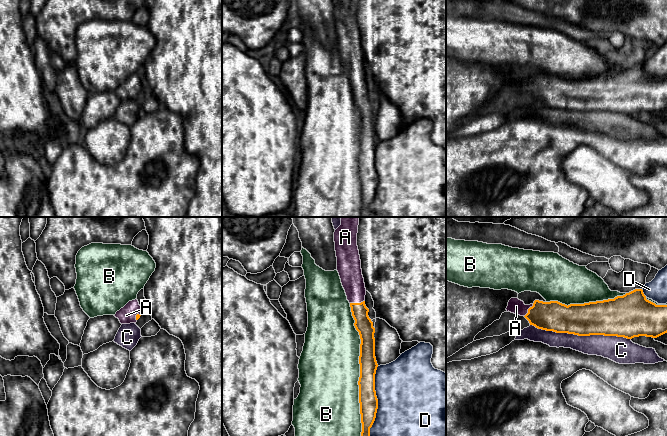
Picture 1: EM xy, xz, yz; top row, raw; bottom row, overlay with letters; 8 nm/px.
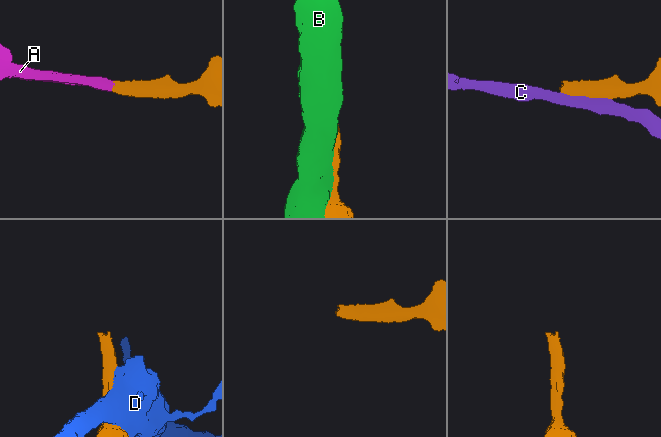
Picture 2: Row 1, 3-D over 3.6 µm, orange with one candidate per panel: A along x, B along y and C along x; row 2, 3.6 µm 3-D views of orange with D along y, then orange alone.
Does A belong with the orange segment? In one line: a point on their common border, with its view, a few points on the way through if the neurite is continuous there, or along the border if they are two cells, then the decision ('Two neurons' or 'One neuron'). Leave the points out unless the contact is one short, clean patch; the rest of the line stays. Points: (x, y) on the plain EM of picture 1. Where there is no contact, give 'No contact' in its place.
Touches orange at xz (357, 79). Path across: xz (363, 100), (357, 79), (350, 49). One neuron

